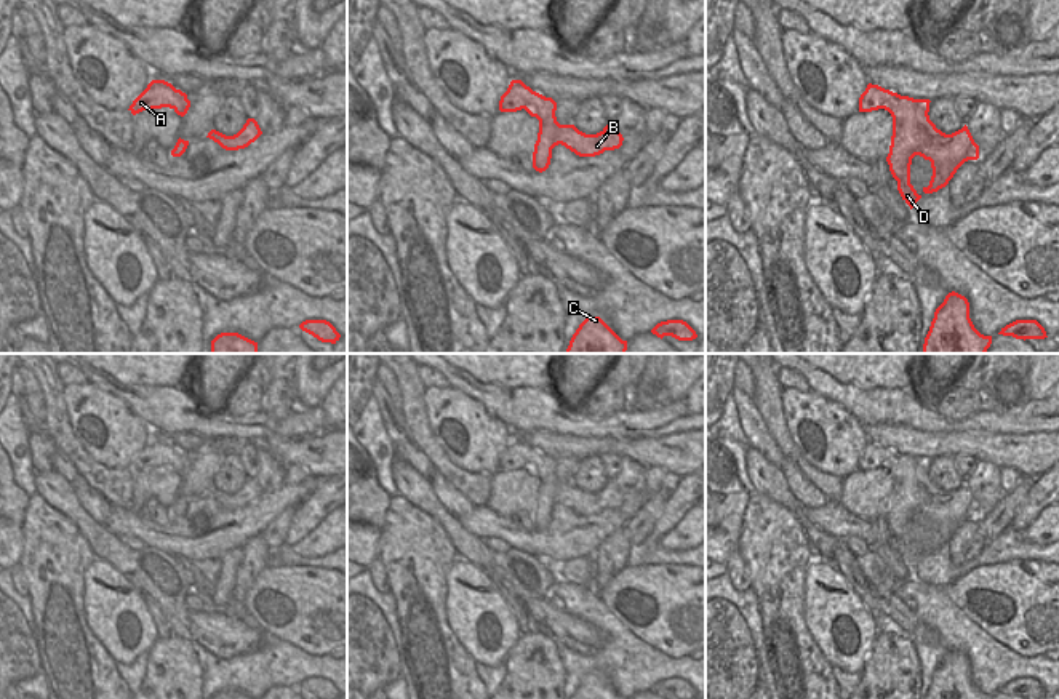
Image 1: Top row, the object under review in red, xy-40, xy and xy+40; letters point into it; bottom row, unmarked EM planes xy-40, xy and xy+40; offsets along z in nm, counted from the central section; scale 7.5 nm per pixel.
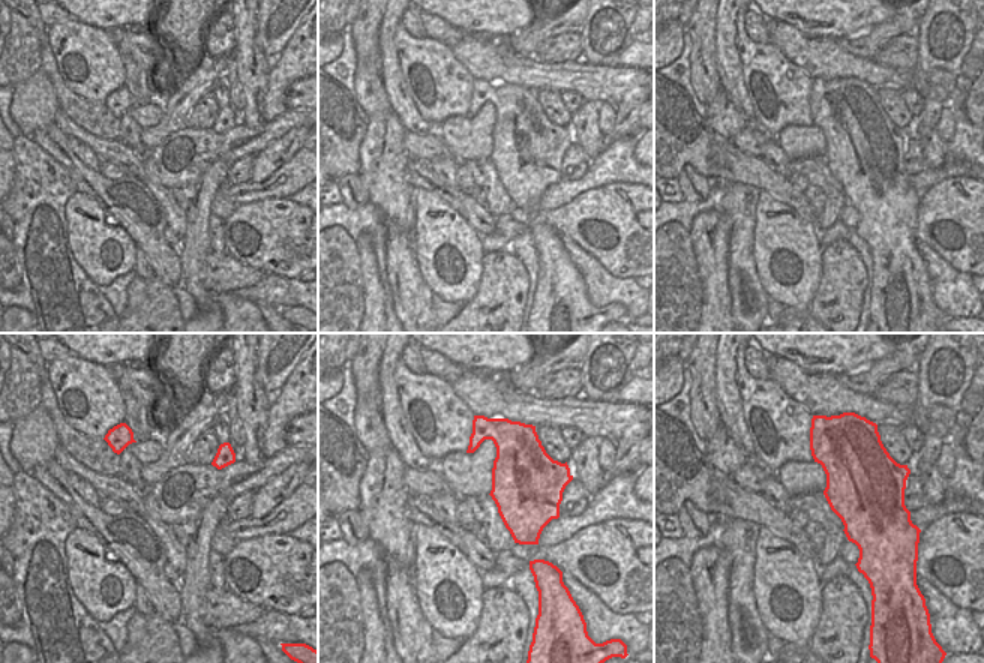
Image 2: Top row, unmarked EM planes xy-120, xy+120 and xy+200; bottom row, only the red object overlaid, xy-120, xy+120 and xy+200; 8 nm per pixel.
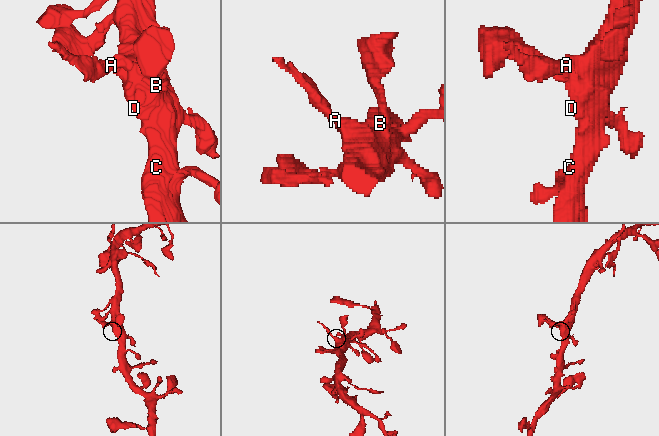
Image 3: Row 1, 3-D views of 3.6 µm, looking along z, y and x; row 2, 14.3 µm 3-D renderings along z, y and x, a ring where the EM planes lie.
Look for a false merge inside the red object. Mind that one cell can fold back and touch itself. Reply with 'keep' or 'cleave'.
keep

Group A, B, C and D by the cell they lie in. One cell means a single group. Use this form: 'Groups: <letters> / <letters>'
Groups: A B C D

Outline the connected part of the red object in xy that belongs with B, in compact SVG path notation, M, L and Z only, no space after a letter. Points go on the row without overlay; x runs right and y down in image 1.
M512 438L507 449L501 454L499 469L517 470L522 467L539 478L539 491L533 510L533 526L539 531L549 526L552 507L558 502L579 515L595 515L622 504L624 496L614 480L609 480L597 493L585 493L574 483L560 483L555 475L557 461L552 456L533 449L522 438Z

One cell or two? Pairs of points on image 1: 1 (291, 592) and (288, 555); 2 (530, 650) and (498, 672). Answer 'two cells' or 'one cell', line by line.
1: two cells
2: two cells

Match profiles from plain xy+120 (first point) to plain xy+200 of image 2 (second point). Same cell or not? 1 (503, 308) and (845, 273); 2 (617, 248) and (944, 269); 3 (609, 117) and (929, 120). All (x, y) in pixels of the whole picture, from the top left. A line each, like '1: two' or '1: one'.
1: one
2: two
3: two

